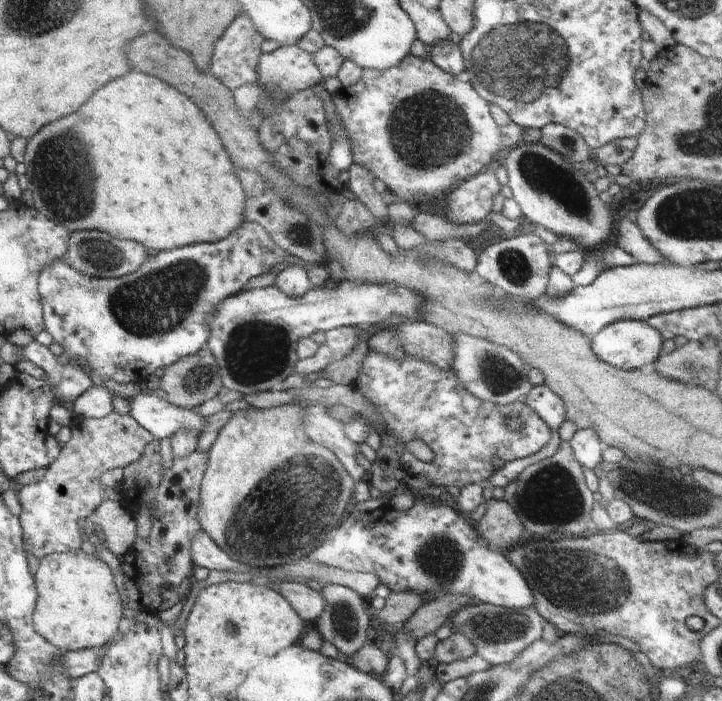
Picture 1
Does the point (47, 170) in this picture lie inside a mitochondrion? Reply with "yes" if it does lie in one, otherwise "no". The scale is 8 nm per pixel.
yes

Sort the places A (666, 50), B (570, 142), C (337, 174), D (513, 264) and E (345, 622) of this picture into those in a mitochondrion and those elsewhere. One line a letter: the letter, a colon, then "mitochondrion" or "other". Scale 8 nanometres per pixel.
A: other
B: mitochondrion
C: other
D: mitochondrion
E: mitochondrion

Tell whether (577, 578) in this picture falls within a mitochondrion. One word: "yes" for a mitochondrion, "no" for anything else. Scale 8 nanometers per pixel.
yes

